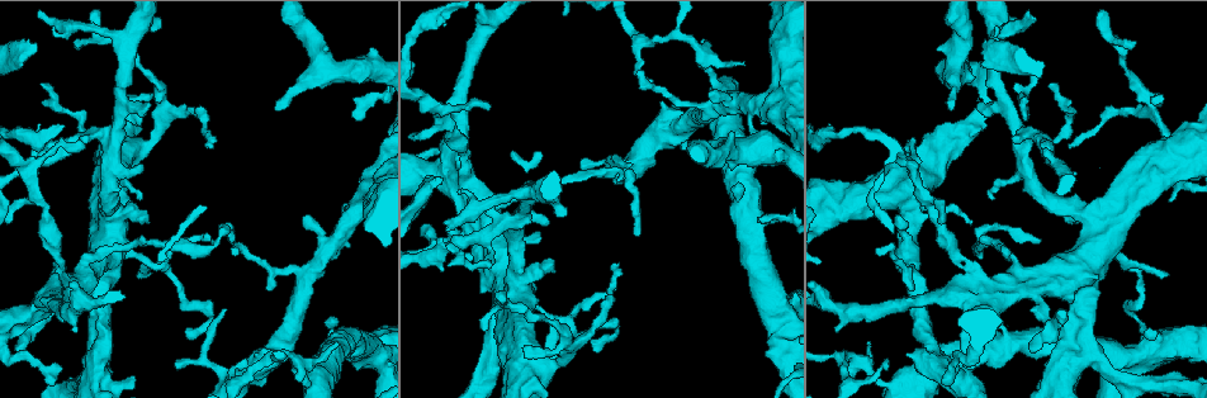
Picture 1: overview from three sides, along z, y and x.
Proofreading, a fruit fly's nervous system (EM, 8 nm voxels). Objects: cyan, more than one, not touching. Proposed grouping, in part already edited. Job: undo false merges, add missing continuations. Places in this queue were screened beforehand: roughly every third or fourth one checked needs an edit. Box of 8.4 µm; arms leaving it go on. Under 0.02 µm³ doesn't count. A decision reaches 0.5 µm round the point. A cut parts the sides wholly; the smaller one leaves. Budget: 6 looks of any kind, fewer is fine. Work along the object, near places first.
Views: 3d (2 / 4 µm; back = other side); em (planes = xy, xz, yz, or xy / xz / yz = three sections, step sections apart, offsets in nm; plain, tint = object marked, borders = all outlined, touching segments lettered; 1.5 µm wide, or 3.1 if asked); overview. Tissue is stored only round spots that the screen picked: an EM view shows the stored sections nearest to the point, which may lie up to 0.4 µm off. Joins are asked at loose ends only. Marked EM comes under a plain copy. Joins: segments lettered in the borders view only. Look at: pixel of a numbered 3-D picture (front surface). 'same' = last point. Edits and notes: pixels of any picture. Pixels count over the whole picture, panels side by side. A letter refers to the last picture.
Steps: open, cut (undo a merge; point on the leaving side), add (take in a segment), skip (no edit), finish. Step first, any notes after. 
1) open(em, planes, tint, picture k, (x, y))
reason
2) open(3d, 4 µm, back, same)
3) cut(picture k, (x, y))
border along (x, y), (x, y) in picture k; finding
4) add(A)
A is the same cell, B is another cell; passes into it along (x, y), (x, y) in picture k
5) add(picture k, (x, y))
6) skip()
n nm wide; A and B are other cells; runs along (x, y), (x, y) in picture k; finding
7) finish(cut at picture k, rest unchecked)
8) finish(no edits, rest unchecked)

open(em, planes, borders, picture 1, (1039, 240))
an open end

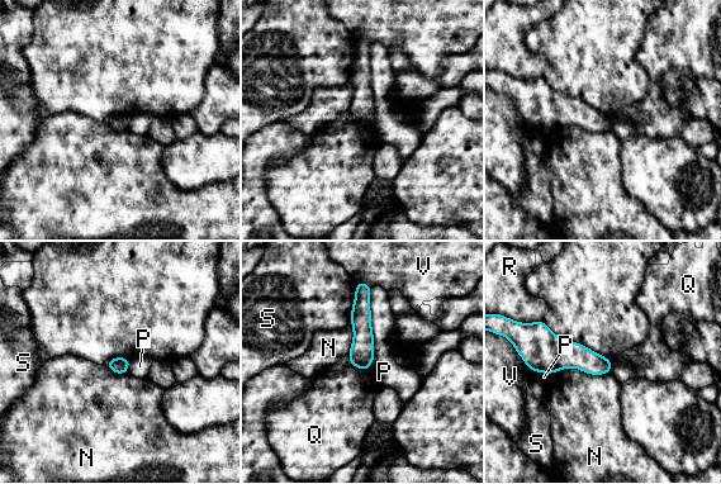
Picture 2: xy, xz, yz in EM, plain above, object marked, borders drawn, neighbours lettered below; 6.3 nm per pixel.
skip()
N, P, Q, R, S and V are other cells; no lettered segment goes on from it

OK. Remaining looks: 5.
open(3d, 2 µm, picture 1, (886, 364))
tapers out

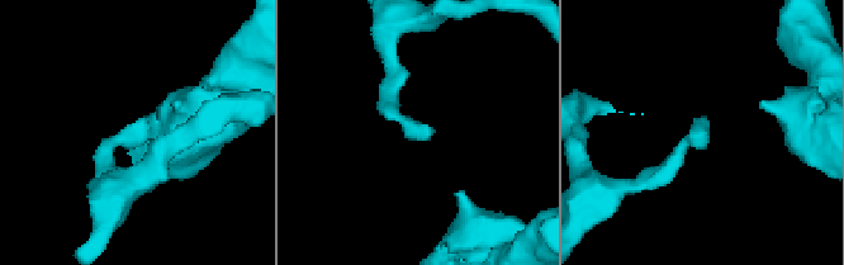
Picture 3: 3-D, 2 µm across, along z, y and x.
open(em, yz, step 4, tint, picture 3, (704, 135))

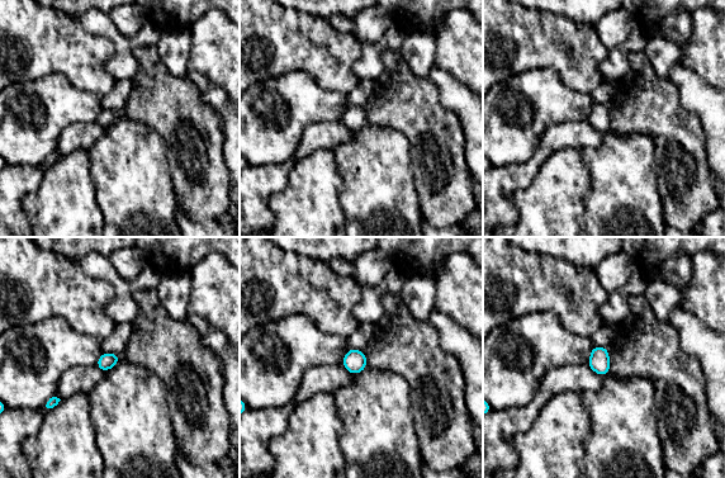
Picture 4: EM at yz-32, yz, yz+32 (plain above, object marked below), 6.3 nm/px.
open(em, planes, borders, same)
another direction

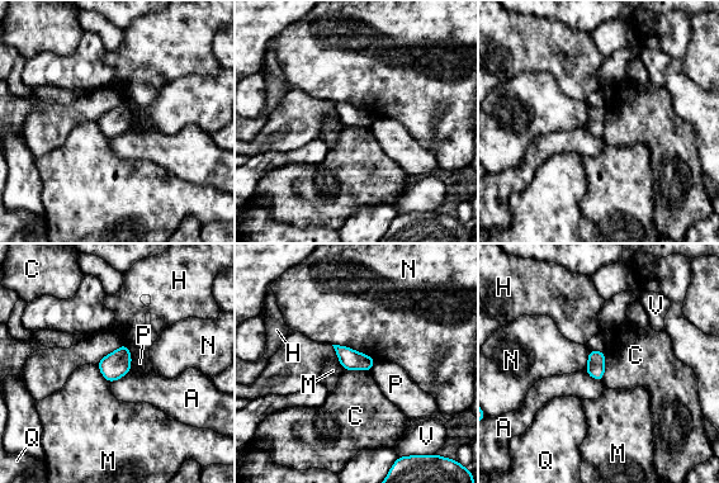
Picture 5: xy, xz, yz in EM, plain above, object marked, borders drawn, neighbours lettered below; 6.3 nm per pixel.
skip()
120 nm wide; A, C, H, M, N, P, Q and V are other cells; border along (605, 351), (605, 372), (601, 380) in picture 5; none of them fits

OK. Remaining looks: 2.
open(3d, 4 µm, back, picture 1, (1145, 330))
free end

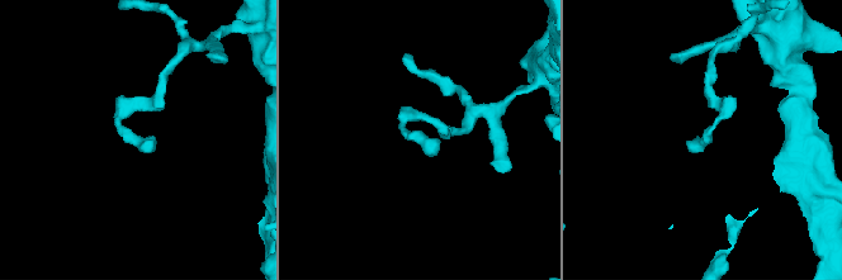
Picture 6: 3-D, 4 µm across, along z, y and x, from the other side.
open(em, yz, step 4, borders, picture 6, (437, 138))
need the tissue

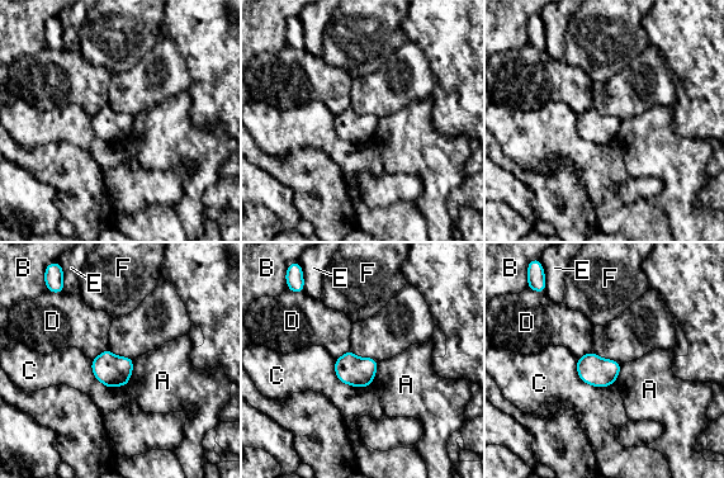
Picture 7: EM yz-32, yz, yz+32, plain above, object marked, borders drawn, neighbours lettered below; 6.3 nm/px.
skip()
190 nm wide; A, B, C, D, E and F are other cells; border along (576, 358), (583, 382), (614, 384) in picture 7; none of them fits

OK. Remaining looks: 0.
finish(no edits, rest unchecked)

